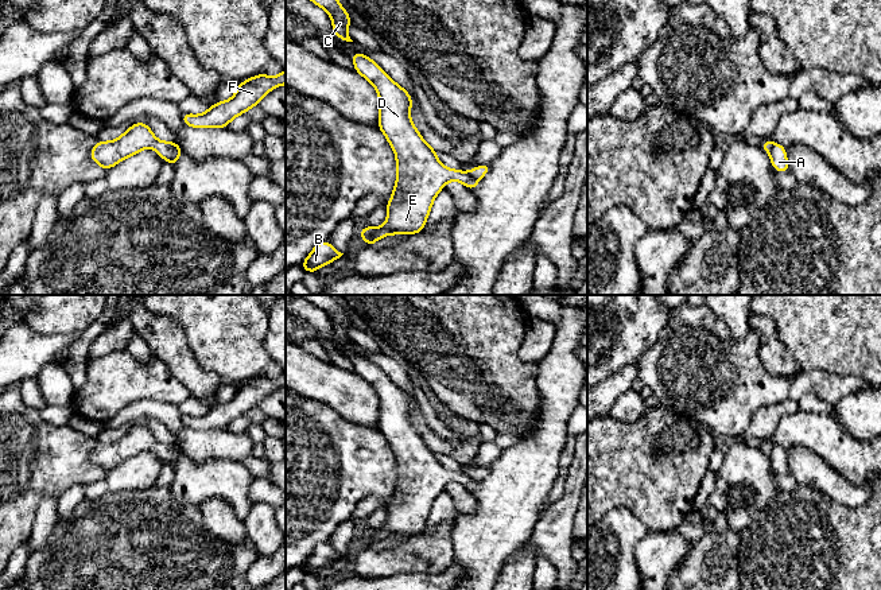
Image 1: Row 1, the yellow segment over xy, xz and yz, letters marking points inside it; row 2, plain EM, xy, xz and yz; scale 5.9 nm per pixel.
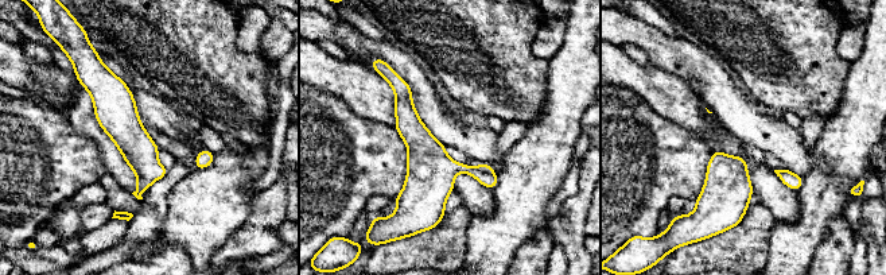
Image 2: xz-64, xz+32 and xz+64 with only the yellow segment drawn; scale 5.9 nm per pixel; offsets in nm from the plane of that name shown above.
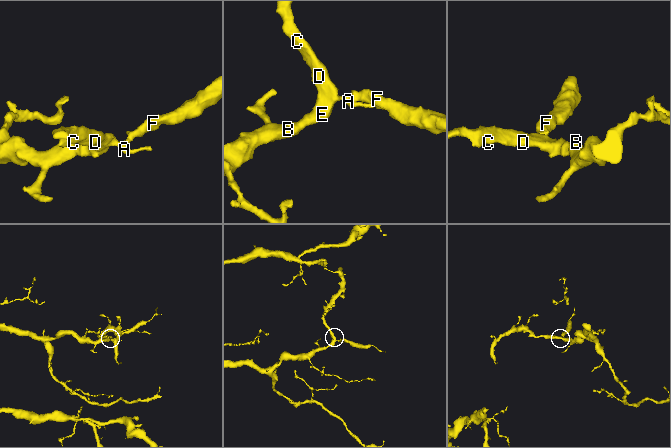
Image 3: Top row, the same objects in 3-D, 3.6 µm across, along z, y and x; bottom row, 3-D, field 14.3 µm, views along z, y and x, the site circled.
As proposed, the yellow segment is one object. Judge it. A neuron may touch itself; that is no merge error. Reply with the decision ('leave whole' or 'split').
split

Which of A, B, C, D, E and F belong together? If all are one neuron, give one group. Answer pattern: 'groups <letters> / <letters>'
groups A B C D E / F

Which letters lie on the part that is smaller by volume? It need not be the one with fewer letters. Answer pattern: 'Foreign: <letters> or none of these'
Foreign: F

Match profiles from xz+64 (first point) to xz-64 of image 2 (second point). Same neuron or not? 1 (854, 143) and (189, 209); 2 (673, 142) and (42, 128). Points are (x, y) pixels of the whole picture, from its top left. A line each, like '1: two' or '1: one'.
1: one
2: one

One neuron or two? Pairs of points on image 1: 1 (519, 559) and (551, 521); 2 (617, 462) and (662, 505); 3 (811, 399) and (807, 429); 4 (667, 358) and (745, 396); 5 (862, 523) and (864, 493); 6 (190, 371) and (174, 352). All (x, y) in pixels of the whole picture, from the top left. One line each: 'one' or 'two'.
1: two
2: one
3: two
4: one
5: two
6: one

